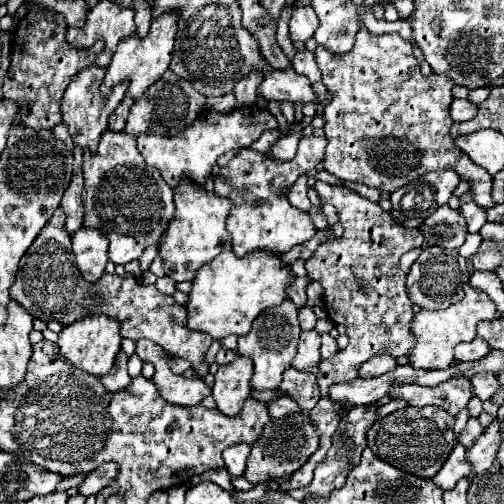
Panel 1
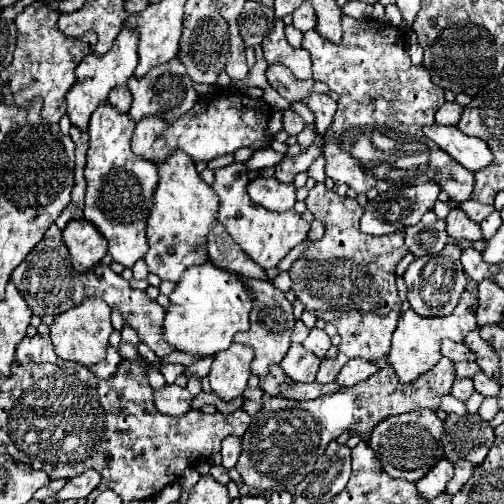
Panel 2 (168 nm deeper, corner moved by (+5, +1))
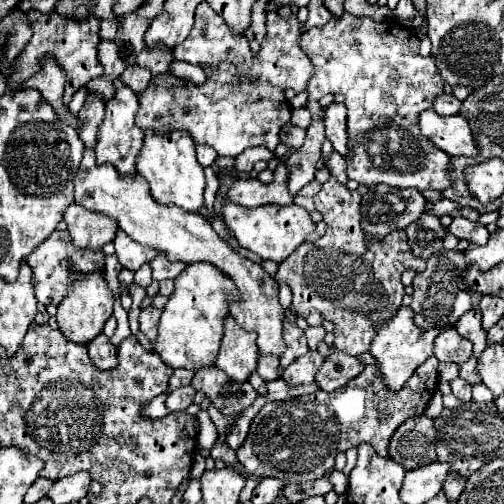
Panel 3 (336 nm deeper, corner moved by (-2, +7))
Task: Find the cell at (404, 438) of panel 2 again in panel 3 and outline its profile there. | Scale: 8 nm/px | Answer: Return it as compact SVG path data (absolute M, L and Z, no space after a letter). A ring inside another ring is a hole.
M426 415L412 417L404 421L404 425L400 425L400 429L396 429L396 433L392 435L392 441L388 445L390 459L404 465L404 469L408 471L432 463L436 461L434 439L434 421Z

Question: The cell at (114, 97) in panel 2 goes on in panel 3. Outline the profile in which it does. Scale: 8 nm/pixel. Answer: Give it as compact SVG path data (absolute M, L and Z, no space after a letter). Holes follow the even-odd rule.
M132 65L132 67L128 67L128 69L120 75L120 79L122 79L122 83L128 85L136 95L142 95L144 89L148 89L148 83L150 83L152 75L148 73L148 69L142 69L142 67L138 67L138 65Z

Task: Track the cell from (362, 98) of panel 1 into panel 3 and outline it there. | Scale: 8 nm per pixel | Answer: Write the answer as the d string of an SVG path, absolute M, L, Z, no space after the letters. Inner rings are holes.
M344 13L342 19L332 17L324 27L312 27L300 37L300 47L314 63L314 77L308 85L308 97L319 101L326 93L344 93L348 107L348 143L350 155L346 157L348 179L354 179L362 185L386 183L398 189L416 187L444 191L452 187L450 179L450 155L442 149L436 149L420 133L418 117L422 111L432 109L432 101L438 93L444 93L444 79L438 75L436 63L432 57L418 55L418 35L406 23L400 23L396 17L386 17L384 21L374 21L370 17L354 17Z

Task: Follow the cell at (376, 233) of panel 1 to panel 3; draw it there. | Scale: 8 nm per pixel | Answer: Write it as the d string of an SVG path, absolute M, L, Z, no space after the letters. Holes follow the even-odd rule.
M330 177L314 195L314 207L324 215L324 223L328 225L326 233L318 241L304 241L280 263L276 273L278 283L284 281L290 285L294 293L292 305L300 317L306 319L310 311L318 311L336 325L336 349L346 355L362 355L370 349L376 327L392 319L402 305L402 271L413 269L420 273L426 265L424 259L412 255L404 229L398 229L380 241L372 241L360 227L360 201L362 197L358 191L348 191L346 185ZM336 273L338 281L332 281L332 275ZM346 275L354 275L354 283Z

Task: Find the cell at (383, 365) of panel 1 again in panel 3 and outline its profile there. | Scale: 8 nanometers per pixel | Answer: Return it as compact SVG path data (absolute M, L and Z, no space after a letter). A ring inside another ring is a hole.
M332 347L326 363L316 373L316 381L324 391L336 391L344 387L350 379L364 371L364 363L358 357L344 355Z

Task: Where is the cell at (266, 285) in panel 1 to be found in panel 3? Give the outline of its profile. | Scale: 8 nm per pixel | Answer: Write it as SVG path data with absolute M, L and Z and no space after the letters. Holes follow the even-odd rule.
M206 261L188 265L174 283L174 293L170 295L158 323L158 339L154 341L154 351L164 359L166 365L174 369L200 369L214 365L216 353L220 351L224 321L230 315L230 301L238 303L240 293L228 275L222 275L216 265Z

